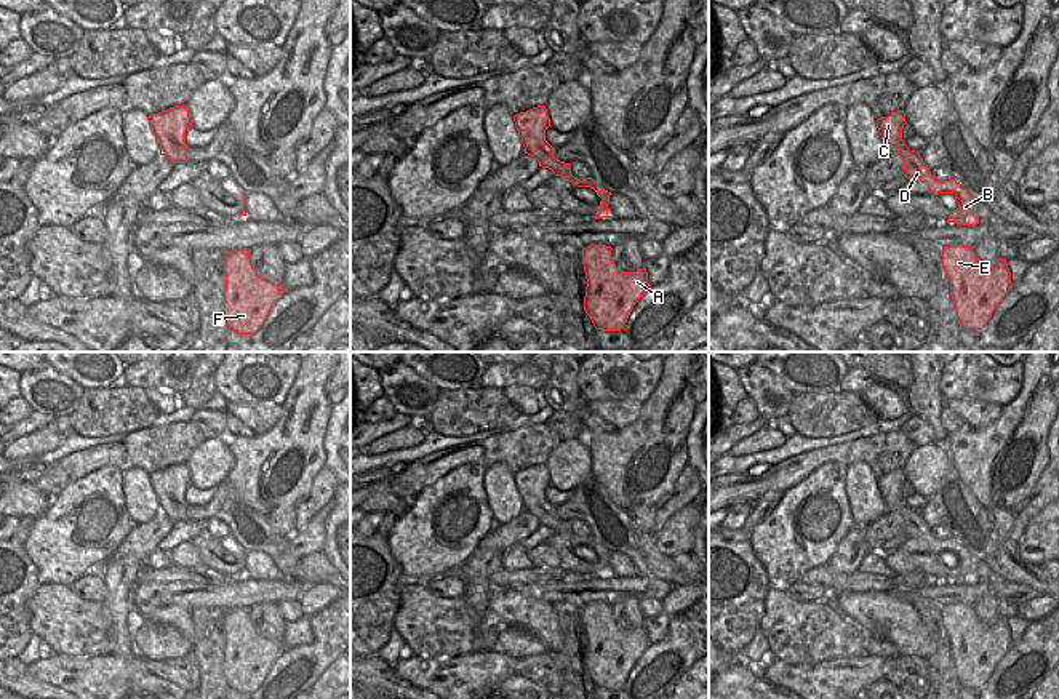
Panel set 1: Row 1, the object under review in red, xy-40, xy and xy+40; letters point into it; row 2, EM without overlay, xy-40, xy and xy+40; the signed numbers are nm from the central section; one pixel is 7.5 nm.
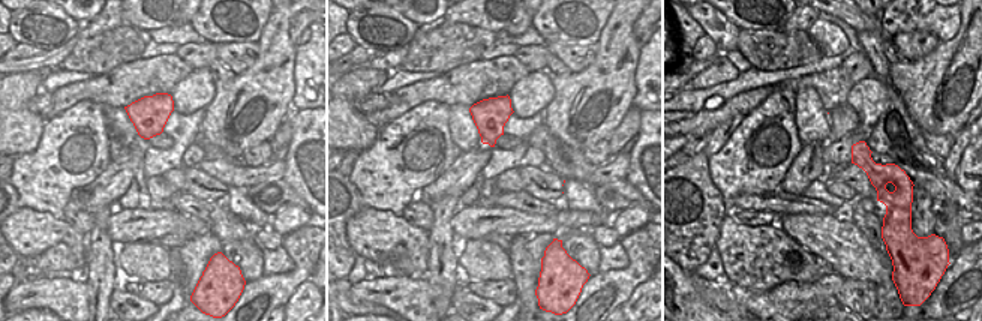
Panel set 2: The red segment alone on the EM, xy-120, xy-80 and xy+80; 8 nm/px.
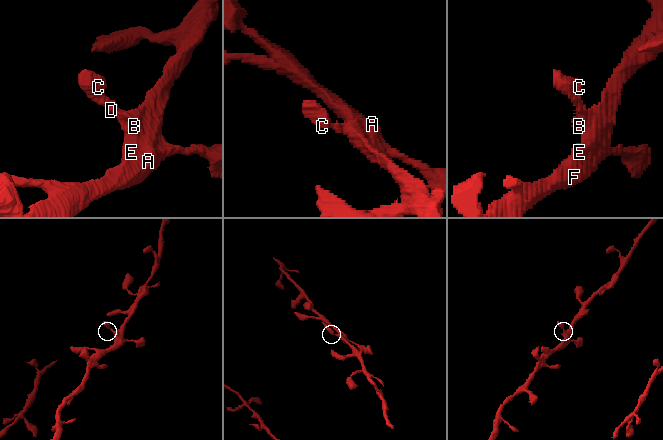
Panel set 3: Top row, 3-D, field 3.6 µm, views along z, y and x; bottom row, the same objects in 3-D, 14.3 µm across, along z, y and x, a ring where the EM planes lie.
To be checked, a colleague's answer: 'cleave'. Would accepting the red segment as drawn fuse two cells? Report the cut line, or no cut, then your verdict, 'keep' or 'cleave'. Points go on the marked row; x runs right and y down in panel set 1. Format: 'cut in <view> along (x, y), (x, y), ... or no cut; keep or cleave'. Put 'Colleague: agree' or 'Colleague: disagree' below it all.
no cut; keep
Colleague: disagree

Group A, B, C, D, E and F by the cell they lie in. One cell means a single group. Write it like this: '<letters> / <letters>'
A B C D E F

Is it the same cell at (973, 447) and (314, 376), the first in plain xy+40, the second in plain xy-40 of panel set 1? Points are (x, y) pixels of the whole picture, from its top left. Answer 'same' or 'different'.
same

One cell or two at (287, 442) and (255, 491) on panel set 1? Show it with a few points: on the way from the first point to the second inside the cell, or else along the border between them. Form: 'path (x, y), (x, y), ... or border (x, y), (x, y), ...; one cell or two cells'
path (275, 455), (259, 471), (258, 479); one cell

